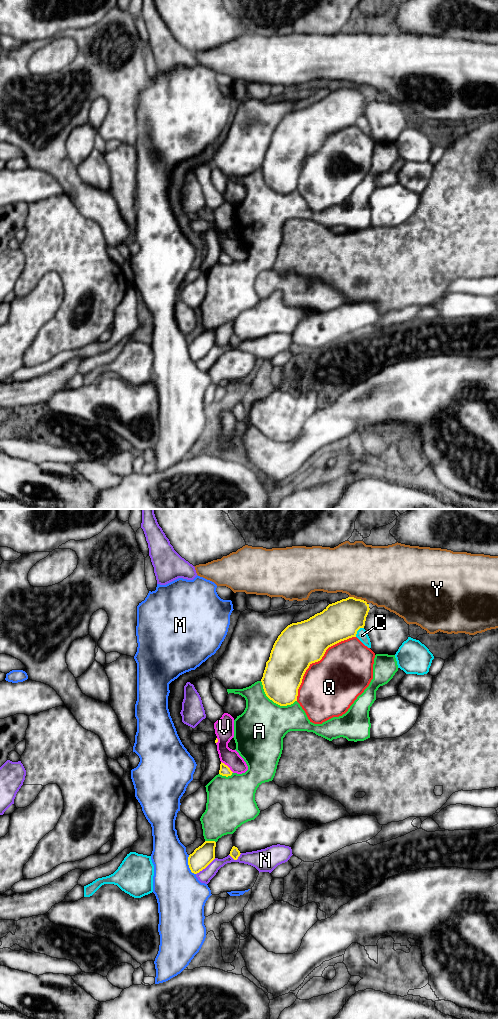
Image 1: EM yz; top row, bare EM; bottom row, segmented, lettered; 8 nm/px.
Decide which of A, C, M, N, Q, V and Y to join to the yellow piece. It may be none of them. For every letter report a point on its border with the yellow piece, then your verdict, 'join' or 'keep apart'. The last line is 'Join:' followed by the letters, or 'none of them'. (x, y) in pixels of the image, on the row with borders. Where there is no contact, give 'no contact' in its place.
A: contact yz (274, 702); keep apart
C: contact yz (357, 630); keep apart
M: contact yz (188, 864); keep apart
N: contact yz (205, 867); keep apart
Q: contact yz (316, 661); keep apart
V: contact yz (227, 766); keep apart
Y: contact yz (355, 598); keep apart
Join: none of them

